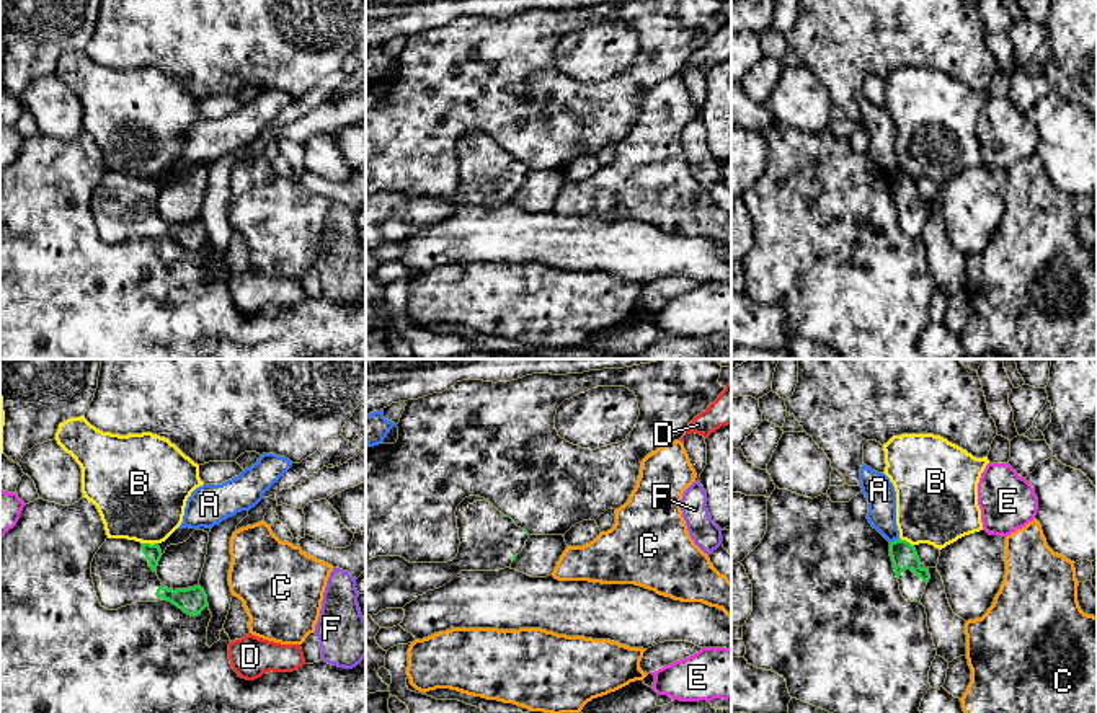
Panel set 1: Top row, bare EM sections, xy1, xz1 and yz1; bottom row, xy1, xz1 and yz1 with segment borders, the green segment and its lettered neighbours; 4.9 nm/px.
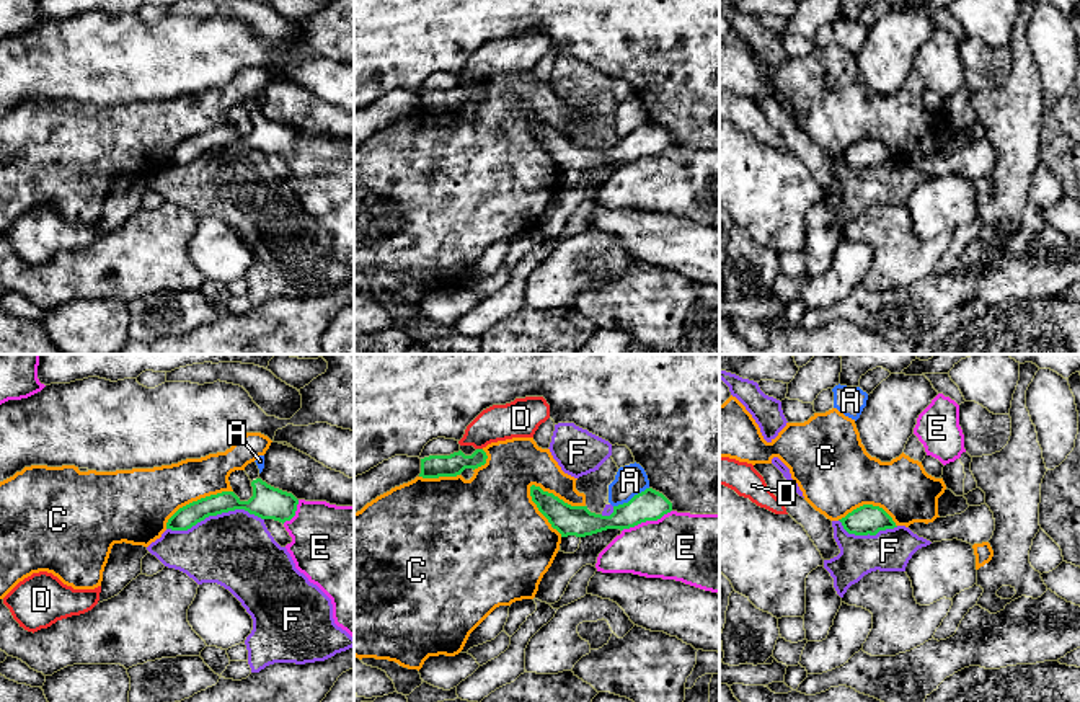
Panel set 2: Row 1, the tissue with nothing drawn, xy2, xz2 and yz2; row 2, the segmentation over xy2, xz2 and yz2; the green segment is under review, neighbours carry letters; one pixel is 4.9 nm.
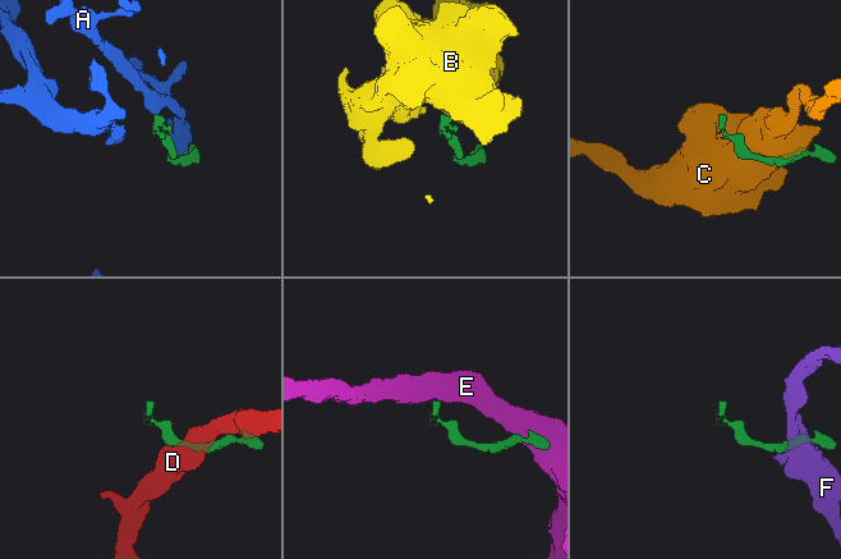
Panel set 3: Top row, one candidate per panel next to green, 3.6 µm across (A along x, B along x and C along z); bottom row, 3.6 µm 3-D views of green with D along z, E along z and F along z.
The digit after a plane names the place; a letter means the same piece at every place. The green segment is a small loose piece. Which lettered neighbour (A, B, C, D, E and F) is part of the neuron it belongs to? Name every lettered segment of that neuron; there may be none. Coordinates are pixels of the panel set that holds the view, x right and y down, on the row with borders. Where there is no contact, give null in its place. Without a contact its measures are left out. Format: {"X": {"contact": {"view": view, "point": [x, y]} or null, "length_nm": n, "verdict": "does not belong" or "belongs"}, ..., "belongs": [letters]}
{"A": {"contact": {"view": "xz2", "point": [632, 498]}, "length_nm": 200, "verdict": "does not belong"}, "B": {"contact": {"view": "xy1", "point": [149, 544]}, "length_nm": 80, "verdict": "does not belong"}, "C": {"contact": {"view": "xz2", "point": [557, 497]}, "length_nm": 300, "verdict": "does not belong"}, "D": {"contact": {"view": "xz2", "point": [480, 449]}, "length_nm": 30, "verdict": "does not belong"}, "E": {"contact": {"view": "xz2", "point": [646, 519]}, "length_nm": 260, "verdict": "does not belong"}, "F": {"contact": {"view": "xy2", "point": [214, 515]}, "length_nm": 480, "verdict": "does not belong"}, "belongs": []}

